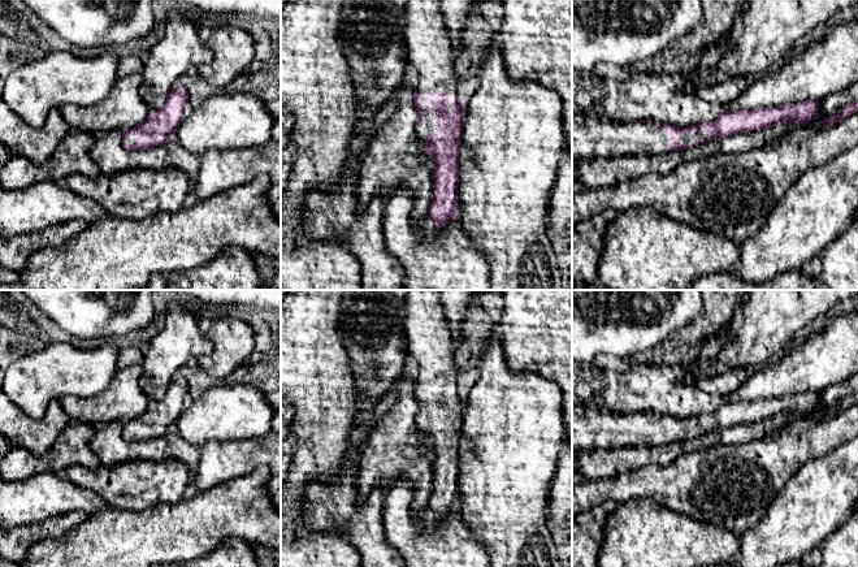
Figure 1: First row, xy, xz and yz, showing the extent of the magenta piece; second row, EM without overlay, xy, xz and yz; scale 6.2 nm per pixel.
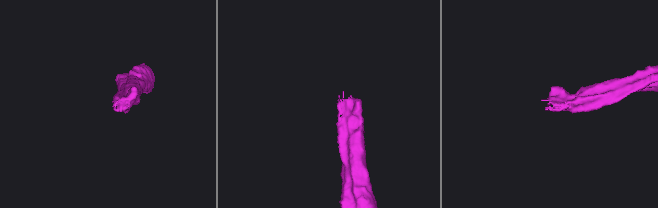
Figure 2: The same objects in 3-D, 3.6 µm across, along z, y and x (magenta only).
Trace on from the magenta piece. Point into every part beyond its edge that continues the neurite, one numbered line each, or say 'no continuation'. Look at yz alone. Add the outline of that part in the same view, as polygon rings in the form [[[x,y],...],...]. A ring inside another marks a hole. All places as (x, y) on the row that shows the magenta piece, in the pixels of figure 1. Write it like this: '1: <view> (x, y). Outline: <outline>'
1: yz (697, 134). Outline: [[[698,127],[694,129],[689,134],[681,134],[681,135],[679,135],[679,143],[681,143],[681,144],[690,144],[693,142],[694,147],[699,147],[702,139],[710,140],[711,139],[711,134],[710,133],[703,133]]]

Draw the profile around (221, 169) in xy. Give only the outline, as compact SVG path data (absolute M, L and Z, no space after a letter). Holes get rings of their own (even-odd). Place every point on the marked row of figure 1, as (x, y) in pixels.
M276 120L270 138L265 144L244 148L213 148L200 156L200 168L192 191L199 200L205 200L225 190L242 186L257 174L266 174L270 179L268 204L273 216L281 222L281 120Z

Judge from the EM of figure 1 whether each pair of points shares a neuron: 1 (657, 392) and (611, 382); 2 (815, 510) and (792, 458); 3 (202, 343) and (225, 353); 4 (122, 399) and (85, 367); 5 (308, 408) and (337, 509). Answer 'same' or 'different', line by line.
1: same
2: different
3: different
4: different
5: different

